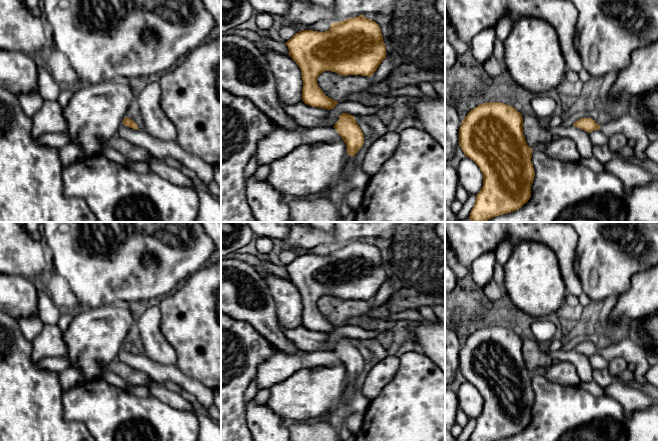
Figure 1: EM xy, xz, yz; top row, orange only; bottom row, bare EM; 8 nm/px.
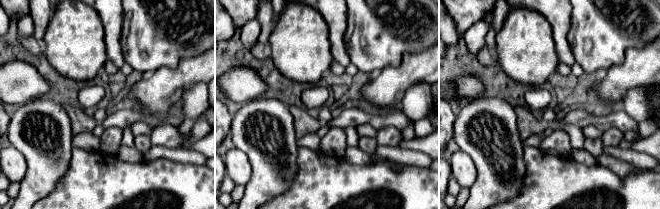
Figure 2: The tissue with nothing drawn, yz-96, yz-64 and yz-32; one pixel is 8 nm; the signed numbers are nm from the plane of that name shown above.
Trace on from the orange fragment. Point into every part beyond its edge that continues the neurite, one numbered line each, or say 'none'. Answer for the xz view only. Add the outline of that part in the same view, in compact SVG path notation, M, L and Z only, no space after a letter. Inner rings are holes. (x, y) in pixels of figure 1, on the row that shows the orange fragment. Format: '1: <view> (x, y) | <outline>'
1: xz (358, 179) | M348 155L348 163L350 165L350 169L347 173L350 189L360 189L364 191L371 177L363 171L362 164L355 162L355 156Z

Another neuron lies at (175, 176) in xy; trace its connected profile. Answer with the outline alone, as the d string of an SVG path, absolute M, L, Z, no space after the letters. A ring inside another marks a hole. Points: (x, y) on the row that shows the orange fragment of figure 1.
M152 155L152 158L149 160L148 164L153 172L171 183L196 189L188 177L186 177L179 169L172 168L167 165L164 159L160 159Z

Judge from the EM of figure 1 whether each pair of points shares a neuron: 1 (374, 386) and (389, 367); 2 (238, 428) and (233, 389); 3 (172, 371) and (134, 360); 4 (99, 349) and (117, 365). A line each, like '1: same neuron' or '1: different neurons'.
1: same neuron
2: same neuron
3: same neuron
4: different neurons

